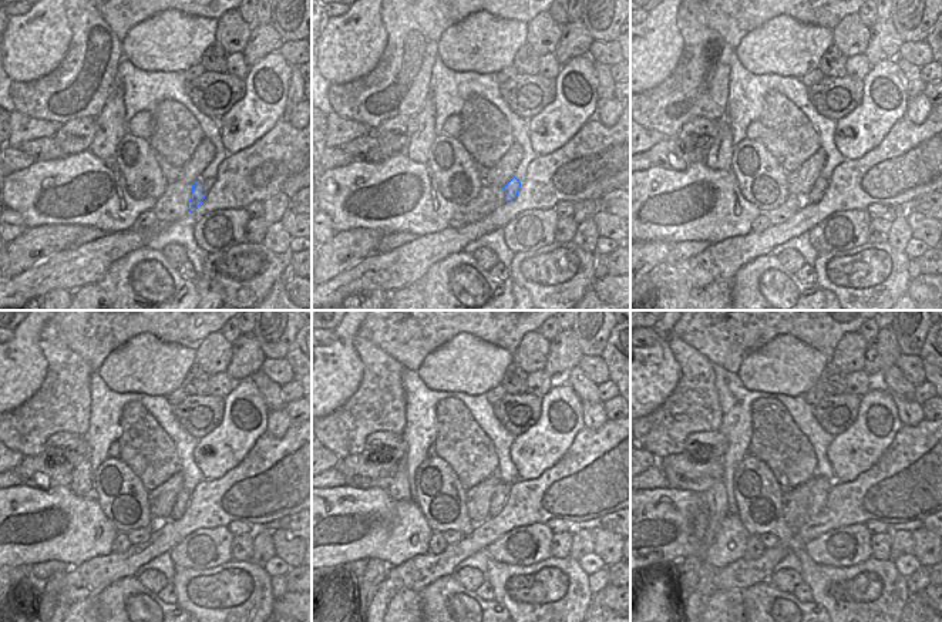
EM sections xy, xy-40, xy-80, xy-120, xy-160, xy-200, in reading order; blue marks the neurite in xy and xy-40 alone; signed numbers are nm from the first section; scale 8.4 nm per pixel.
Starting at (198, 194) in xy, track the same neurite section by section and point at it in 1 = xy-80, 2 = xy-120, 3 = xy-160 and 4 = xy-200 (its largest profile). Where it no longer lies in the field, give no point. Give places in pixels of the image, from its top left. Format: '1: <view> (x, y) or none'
1: xy-80 (821, 184)
2: xy-120 (184, 497)
3: xy-160 (501, 494)
4: xy-200 (820, 487)

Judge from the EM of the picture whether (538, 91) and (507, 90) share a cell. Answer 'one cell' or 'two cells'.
one cell

